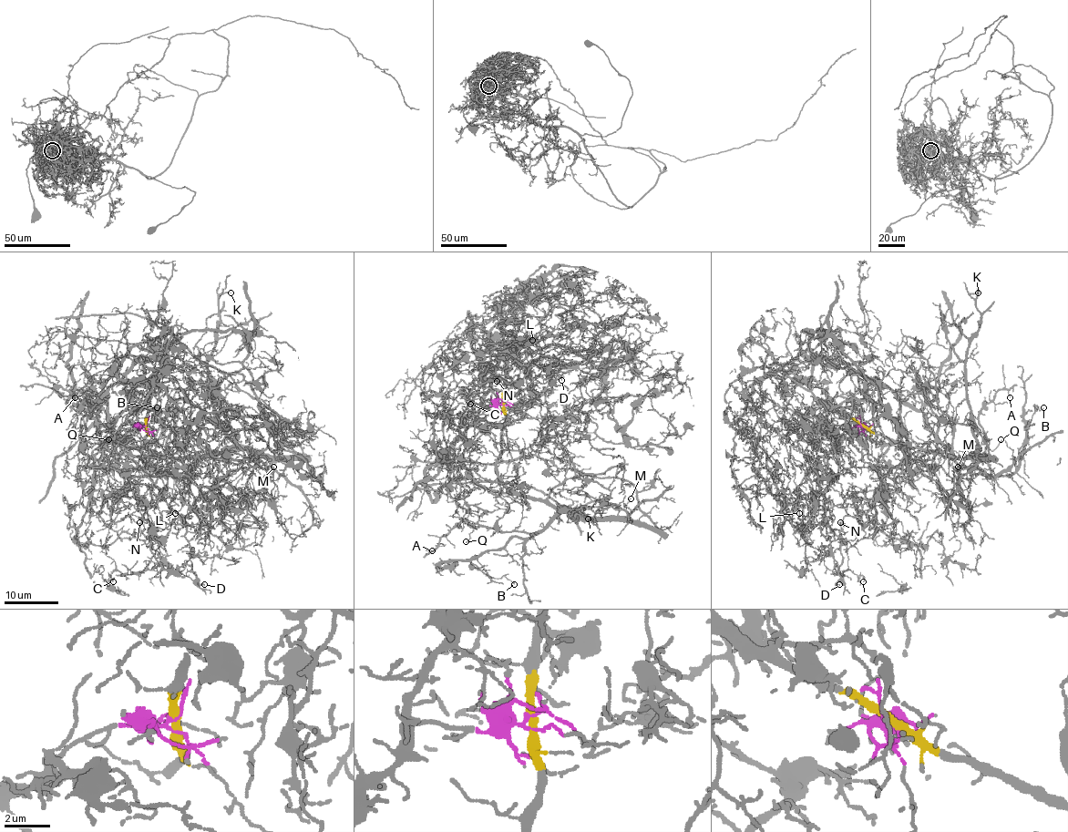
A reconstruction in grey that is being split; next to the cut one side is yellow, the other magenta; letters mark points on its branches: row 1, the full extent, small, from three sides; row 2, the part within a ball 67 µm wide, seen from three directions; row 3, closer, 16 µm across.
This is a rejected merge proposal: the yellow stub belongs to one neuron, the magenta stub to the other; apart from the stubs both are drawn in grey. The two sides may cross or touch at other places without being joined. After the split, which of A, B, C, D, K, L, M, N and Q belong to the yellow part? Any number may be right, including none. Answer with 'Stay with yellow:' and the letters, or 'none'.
Stay with yellow: A, B, K, M, Q

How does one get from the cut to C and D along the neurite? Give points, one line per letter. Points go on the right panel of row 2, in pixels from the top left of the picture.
C: (863, 426), (861, 436), (818, 458), (816, 473), (824, 518), (839, 541), (838, 571), (863, 582)
D: (863, 426), (861, 436), (847, 436), (818, 459), (824, 518), (839, 584)

